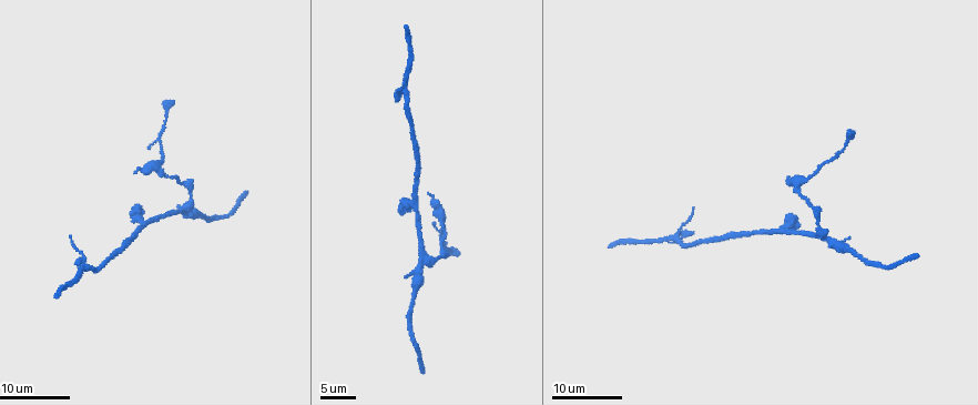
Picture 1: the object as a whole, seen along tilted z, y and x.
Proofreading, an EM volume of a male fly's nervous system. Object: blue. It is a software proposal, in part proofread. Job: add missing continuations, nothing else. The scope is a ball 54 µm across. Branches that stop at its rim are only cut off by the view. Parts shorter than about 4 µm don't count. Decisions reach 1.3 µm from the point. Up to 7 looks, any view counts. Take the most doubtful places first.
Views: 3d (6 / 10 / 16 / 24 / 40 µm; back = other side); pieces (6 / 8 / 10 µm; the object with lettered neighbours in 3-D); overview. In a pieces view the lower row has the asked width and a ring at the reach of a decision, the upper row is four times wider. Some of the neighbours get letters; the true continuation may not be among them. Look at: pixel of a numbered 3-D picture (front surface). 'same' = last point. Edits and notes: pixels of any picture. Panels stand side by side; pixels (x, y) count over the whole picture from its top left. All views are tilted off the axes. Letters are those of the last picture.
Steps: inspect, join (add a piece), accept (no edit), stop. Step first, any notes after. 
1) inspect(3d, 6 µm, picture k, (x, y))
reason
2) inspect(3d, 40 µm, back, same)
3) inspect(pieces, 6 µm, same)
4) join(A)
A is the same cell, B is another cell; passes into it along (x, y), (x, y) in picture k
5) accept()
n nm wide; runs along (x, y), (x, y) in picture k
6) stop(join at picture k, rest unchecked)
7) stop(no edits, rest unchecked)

inspect(3d, 24 µm, picture 1, (70, 238))
tapers out

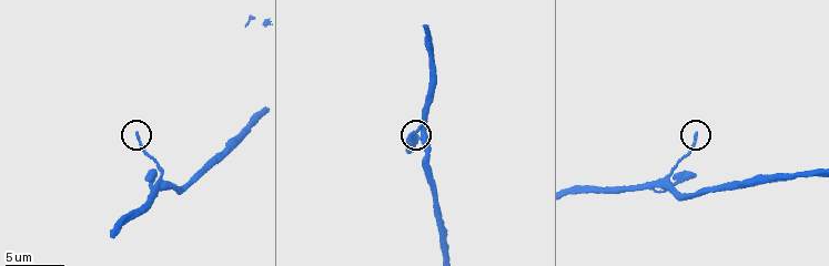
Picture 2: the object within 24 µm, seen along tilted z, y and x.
inspect(pieces, 6 µm, picture 2, (695, 134))
see the neighbours

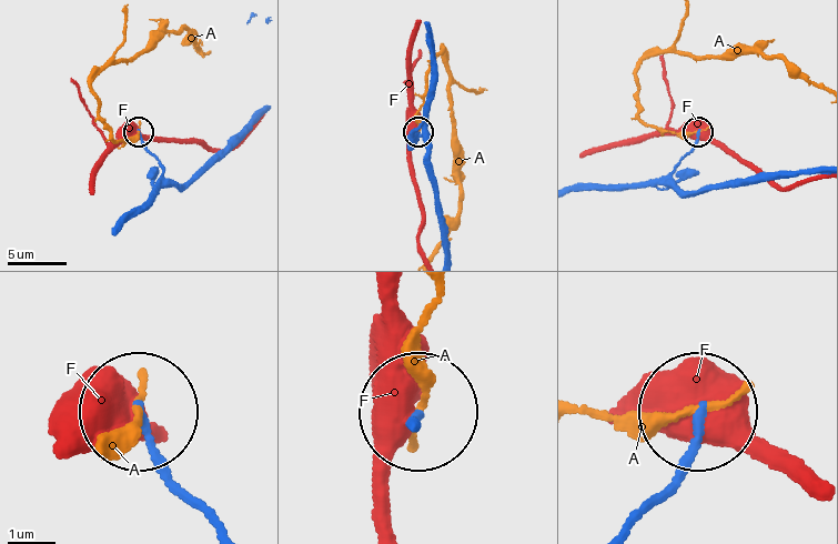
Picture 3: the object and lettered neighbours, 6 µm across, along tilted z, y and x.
accept()
150 nm wide; A and F are other cells; runs along (777, 172), (679, 191), (674, 169), (698, 133) in picture 3; none of them fits

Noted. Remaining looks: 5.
inspect(pieces, 10 µm, picture 2, (248, 23))
an open end

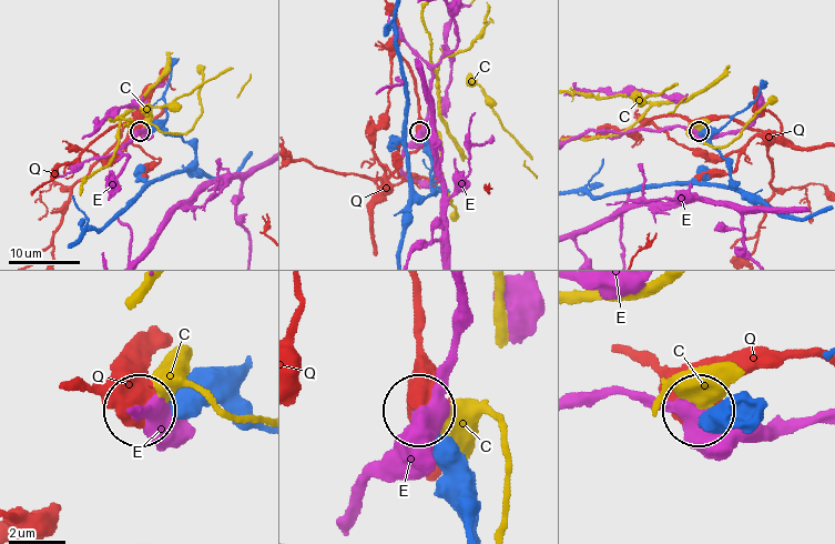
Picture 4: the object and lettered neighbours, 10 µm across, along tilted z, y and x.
accept()
C, E and Q are other cells; no lettered piece goes on from it

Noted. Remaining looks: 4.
inspect(3d, 24 µm, picture 1, (435, 221))
an open end

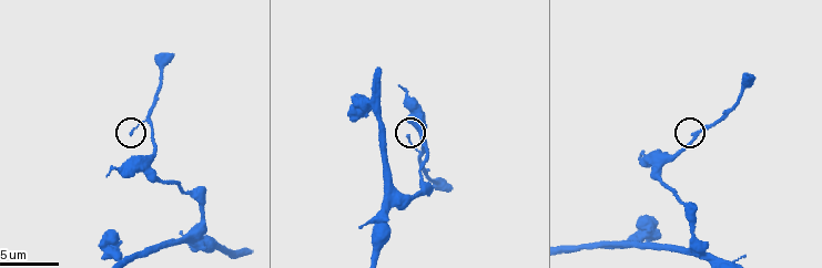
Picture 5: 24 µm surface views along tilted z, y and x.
inspect(pieces, 8 µm, picture 5, (131, 134))
see the neighbours

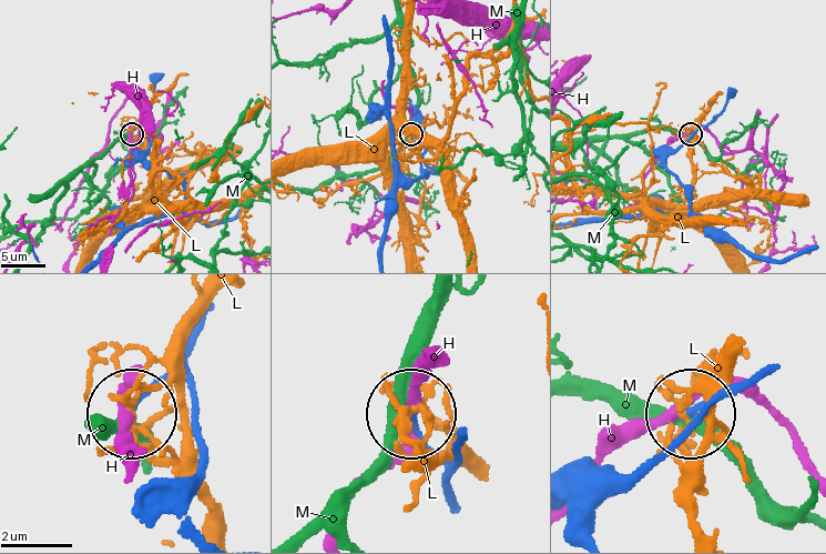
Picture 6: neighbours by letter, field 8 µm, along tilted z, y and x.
accept()
H, L and M are other cells; runs along (592, 526), (593, 506), (720, 396), (691, 412) in picture 6; no lettered piece goes on from it

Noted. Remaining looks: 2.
stop(no edits, rest unchecked)

